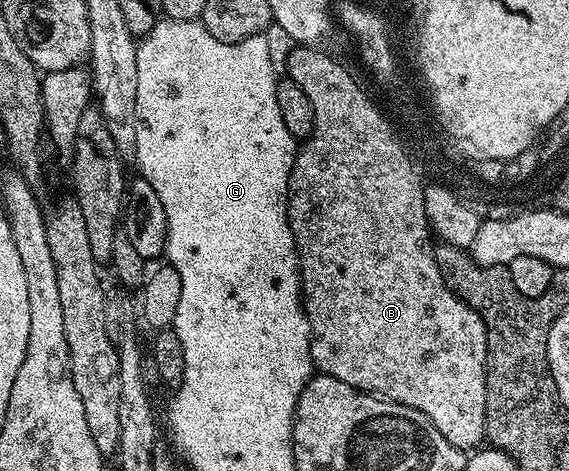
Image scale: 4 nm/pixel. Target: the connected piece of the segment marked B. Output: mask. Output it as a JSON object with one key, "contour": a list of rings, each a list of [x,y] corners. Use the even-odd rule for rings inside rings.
{"contour":[[[295,47],[295,50],[287,57],[287,69],[285,69],[286,76],[293,79],[293,83],[297,83],[297,87],[301,87],[305,91],[305,95],[309,95],[309,103],[313,103],[313,119],[315,126],[311,132],[311,136],[306,138],[298,146],[295,162],[291,168],[291,178],[287,184],[287,218],[289,219],[289,227],[291,233],[295,236],[295,252],[299,254],[299,283],[301,292],[303,294],[303,311],[307,315],[307,322],[309,323],[309,331],[311,332],[311,363],[318,372],[329,375],[333,379],[341,379],[341,383],[349,383],[349,387],[360,389],[362,393],[374,393],[376,397],[382,397],[384,401],[392,401],[398,405],[405,407],[413,407],[419,409],[424,415],[433,423],[433,427],[437,427],[437,431],[441,431],[441,435],[445,439],[449,439],[449,443],[453,443],[453,447],[462,449],[464,451],[475,451],[484,444],[485,434],[487,431],[487,424],[485,423],[485,399],[487,398],[487,328],[482,319],[477,315],[477,311],[473,311],[473,307],[469,307],[457,294],[452,291],[445,283],[445,279],[441,279],[441,271],[435,262],[435,251],[433,248],[433,234],[431,226],[427,223],[427,216],[425,215],[425,195],[423,190],[425,188],[425,181],[419,178],[419,173],[415,170],[413,162],[407,158],[407,153],[403,150],[403,145],[398,141],[396,130],[387,130],[387,125],[374,114],[372,108],[374,104],[373,97],[366,93],[365,90],[359,89],[357,82],[351,78],[351,73],[339,61],[334,61],[331,57],[326,57],[322,53],[322,48],[319,47]]]}

